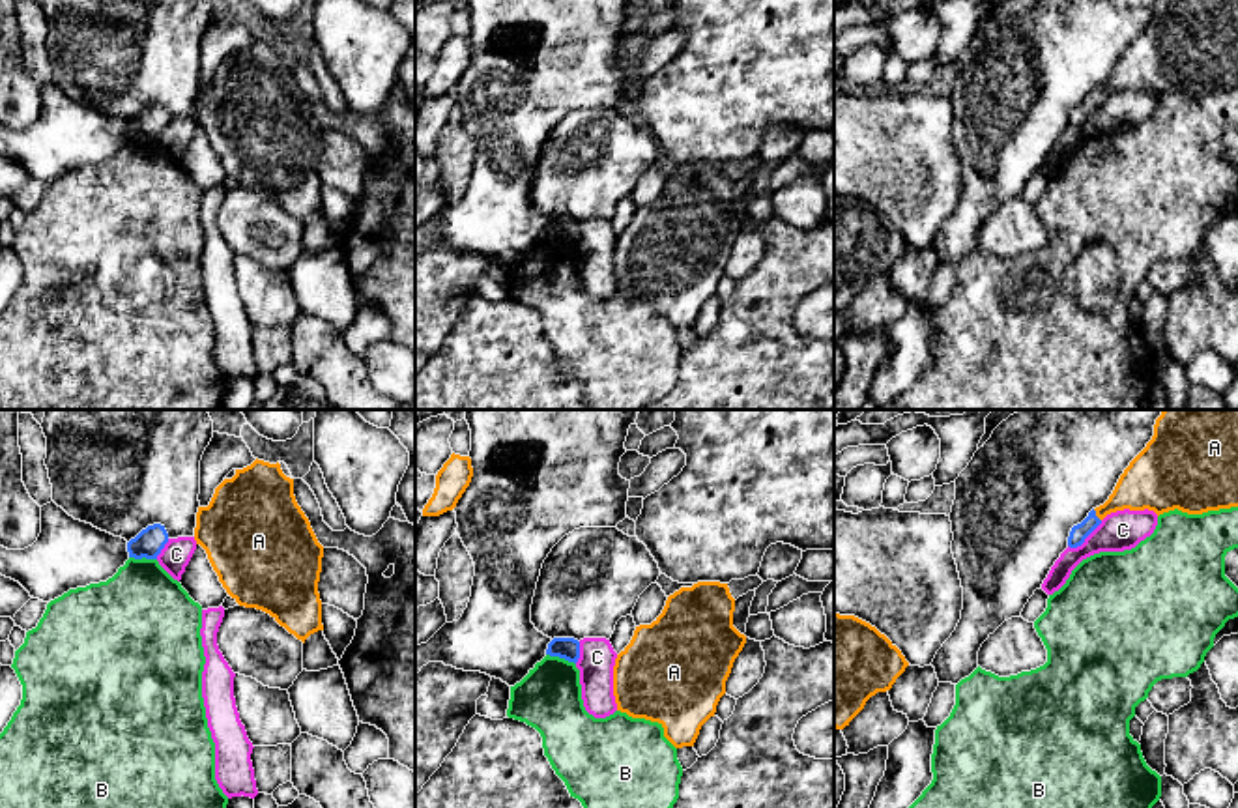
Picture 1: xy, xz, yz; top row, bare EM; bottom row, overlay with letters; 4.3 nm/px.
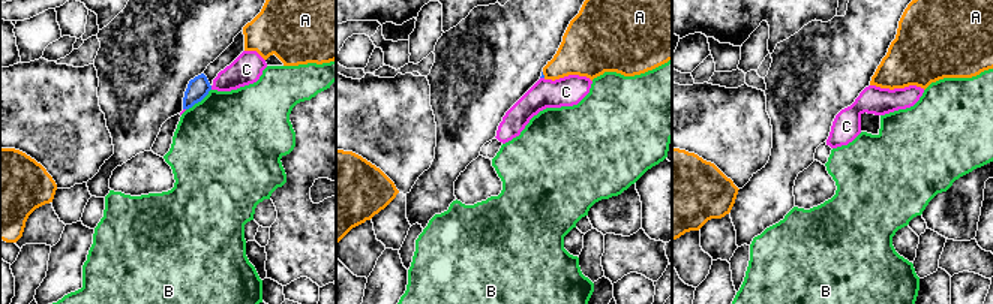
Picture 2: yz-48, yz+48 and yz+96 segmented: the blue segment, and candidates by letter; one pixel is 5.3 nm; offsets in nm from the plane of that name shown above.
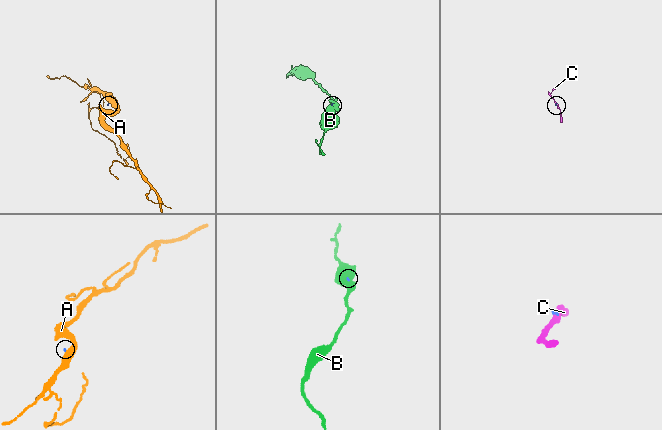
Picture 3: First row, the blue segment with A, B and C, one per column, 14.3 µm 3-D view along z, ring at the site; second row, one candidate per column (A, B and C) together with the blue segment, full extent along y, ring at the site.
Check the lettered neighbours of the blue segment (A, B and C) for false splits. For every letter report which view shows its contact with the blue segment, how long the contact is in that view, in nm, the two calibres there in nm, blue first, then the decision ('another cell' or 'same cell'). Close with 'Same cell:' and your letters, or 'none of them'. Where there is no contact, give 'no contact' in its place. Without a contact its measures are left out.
A: yz | 70 nm | 70/200 nm | same cell
B: xz | 140 nm | 100/280 nm | another cell
C: yz | 190 nm | 70/170 nm | another cell
Same cell: A

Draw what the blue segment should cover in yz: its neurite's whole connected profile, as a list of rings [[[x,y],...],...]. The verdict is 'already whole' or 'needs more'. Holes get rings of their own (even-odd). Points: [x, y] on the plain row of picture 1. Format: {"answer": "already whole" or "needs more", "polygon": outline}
{"answer": "needs more", "polygon": [[[1156,0],[1154,17],[1120,56],[1109,80],[1072,108],[1068,127],[1077,129],[1116,92],[1169,92],[1202,95],[1238,88],[1238,0]]]}

